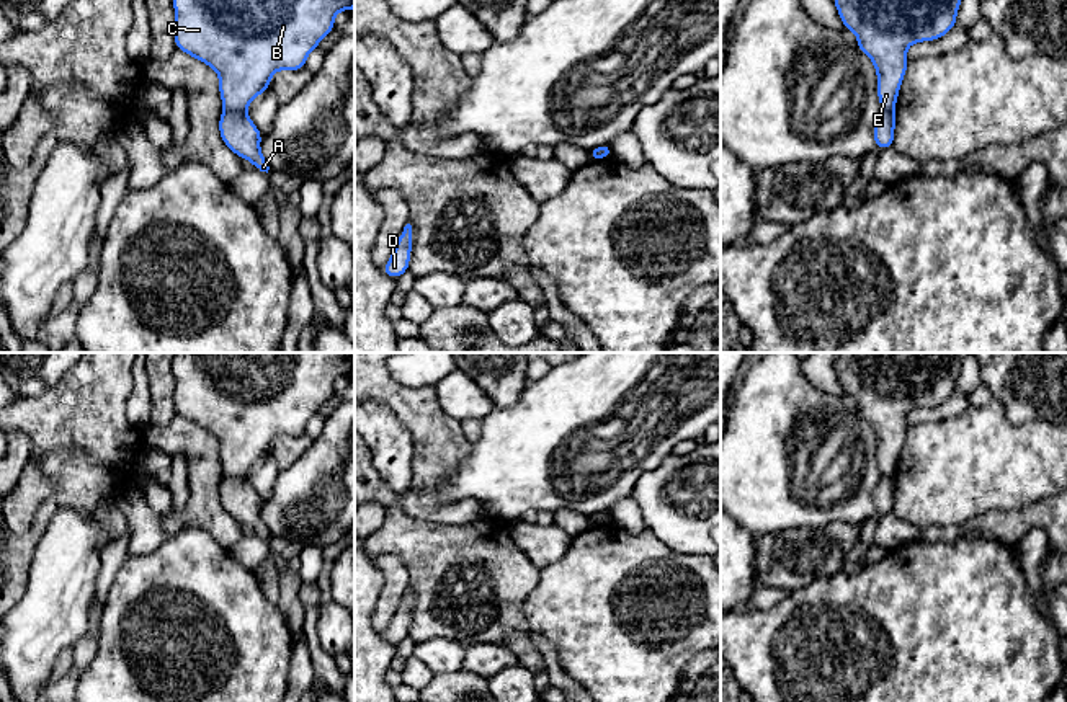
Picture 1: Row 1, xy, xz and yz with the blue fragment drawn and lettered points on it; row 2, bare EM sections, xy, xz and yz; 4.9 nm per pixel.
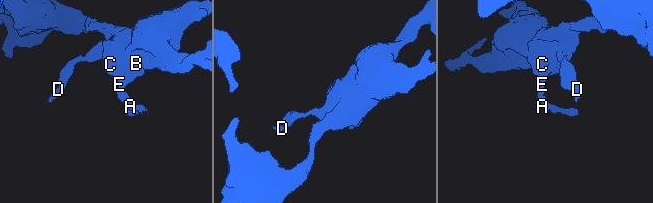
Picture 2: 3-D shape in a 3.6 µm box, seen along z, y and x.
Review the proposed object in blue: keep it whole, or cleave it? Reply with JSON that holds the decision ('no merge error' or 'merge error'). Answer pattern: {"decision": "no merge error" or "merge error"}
{"decision": "merge error"}

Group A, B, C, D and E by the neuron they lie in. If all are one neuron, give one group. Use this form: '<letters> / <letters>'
A / B C D E

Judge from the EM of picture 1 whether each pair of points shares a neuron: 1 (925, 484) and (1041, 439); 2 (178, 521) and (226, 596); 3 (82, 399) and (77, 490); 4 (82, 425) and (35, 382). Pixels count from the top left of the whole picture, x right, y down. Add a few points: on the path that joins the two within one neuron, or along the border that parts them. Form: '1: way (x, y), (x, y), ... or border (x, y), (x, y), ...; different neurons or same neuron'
1: way (955, 470), (974, 466), (1012, 466); same neuron
2: border (169, 536), (190, 528), (203, 528), (221, 544); different neurons
3: border (41, 454), (80, 448), (95, 462), (110, 470); different neurons
4: border (69, 369), (41, 394), (18, 397); different neurons

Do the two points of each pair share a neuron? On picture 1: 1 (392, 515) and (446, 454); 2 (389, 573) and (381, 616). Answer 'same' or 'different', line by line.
1: different
2: same

